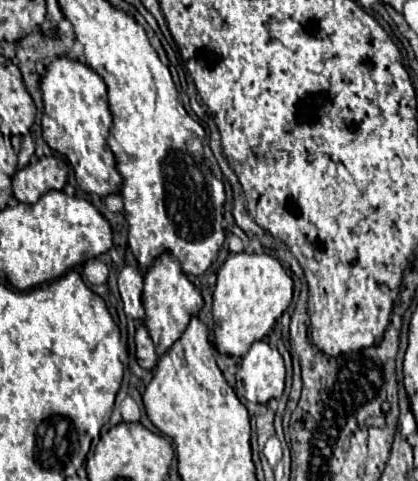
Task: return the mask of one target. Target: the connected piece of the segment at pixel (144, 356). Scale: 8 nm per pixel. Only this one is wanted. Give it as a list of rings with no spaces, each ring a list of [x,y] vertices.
[[[145,326],[137,328],[135,346],[137,346],[139,366],[147,368],[147,370],[153,370],[155,364],[157,364],[157,352],[155,352],[155,344],[153,344],[153,340],[151,340],[151,336],[149,336],[149,332],[147,332]]]

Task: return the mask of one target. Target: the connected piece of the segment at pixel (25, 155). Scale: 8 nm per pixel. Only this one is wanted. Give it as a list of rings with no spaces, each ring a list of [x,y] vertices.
[[[31,135],[13,136],[11,144],[17,153],[18,167],[27,166],[35,153],[35,142]]]

